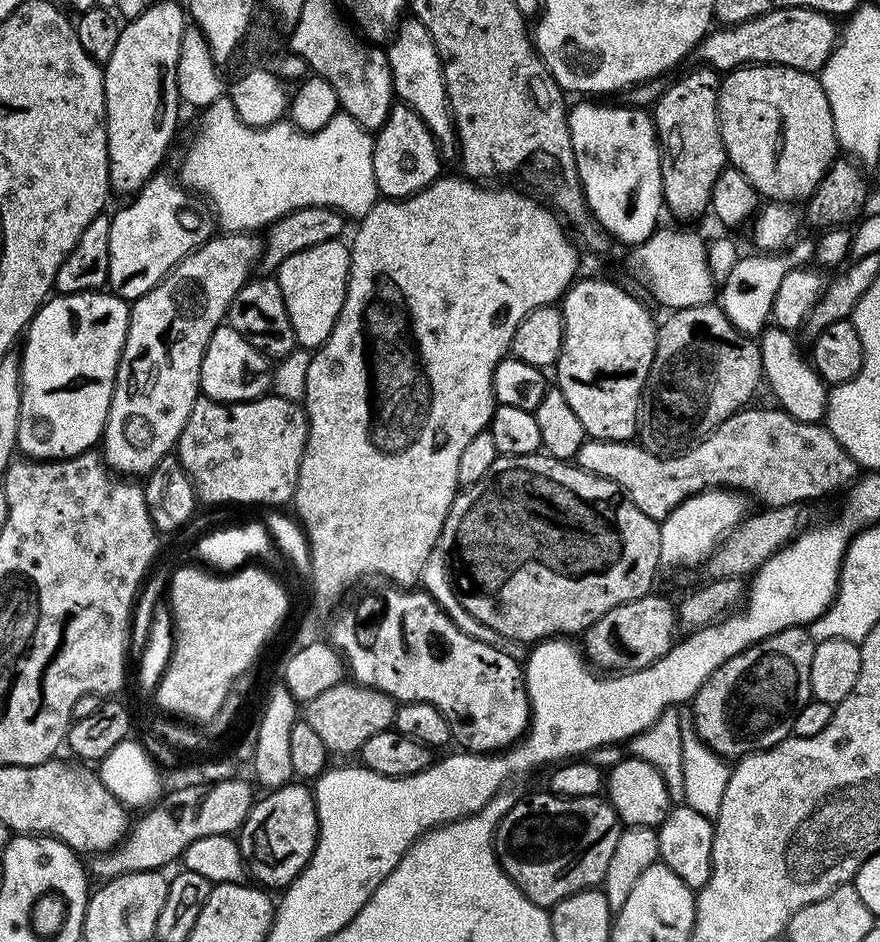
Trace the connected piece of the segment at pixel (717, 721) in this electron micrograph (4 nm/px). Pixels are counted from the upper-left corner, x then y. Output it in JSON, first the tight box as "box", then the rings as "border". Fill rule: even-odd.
{"box":[691,626,817,758],"border":[[[797,626],[775,632],[772,636],[759,640],[746,650],[742,650],[734,658],[722,662],[710,678],[706,678],[694,699],[691,701],[691,723],[697,730],[702,742],[723,758],[739,758],[749,756],[752,752],[761,752],[772,748],[775,744],[792,736],[794,718],[798,718],[798,710],[813,699],[810,686],[810,662],[814,662],[814,650],[817,641],[812,639],[807,627]]]}

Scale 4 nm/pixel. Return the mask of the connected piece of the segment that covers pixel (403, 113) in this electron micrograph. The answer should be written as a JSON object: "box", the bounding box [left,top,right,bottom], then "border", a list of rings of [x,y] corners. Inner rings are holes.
{"box":[372,107,441,200],"border":[[[393,107],[384,125],[375,133],[372,145],[372,165],[379,195],[393,200],[402,200],[420,192],[441,175],[440,152],[436,149],[437,137],[422,122],[412,108]]]}

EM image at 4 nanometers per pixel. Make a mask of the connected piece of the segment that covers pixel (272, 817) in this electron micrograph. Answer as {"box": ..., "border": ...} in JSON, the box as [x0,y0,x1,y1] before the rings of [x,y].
{"box":[238,782,320,890],"border":[[[289,782],[280,788],[274,788],[263,793],[264,797],[257,799],[253,803],[250,814],[246,822],[240,827],[238,833],[238,843],[240,853],[244,859],[244,866],[247,875],[251,877],[257,885],[265,889],[283,890],[292,883],[294,878],[310,862],[310,858],[316,849],[316,843],[320,837],[320,827],[318,826],[318,810],[316,809],[316,793],[307,783]]]}

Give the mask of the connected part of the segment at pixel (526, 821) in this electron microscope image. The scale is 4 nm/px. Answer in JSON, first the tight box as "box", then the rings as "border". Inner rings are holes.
{"box":[494,790,621,909],"border":[[[545,790],[533,796],[525,795],[504,815],[494,837],[496,857],[500,859],[504,873],[520,887],[526,898],[530,898],[530,902],[539,908],[551,909],[553,904],[562,902],[562,898],[570,894],[603,885],[621,831],[620,816],[603,795],[557,796],[555,792]]]}

